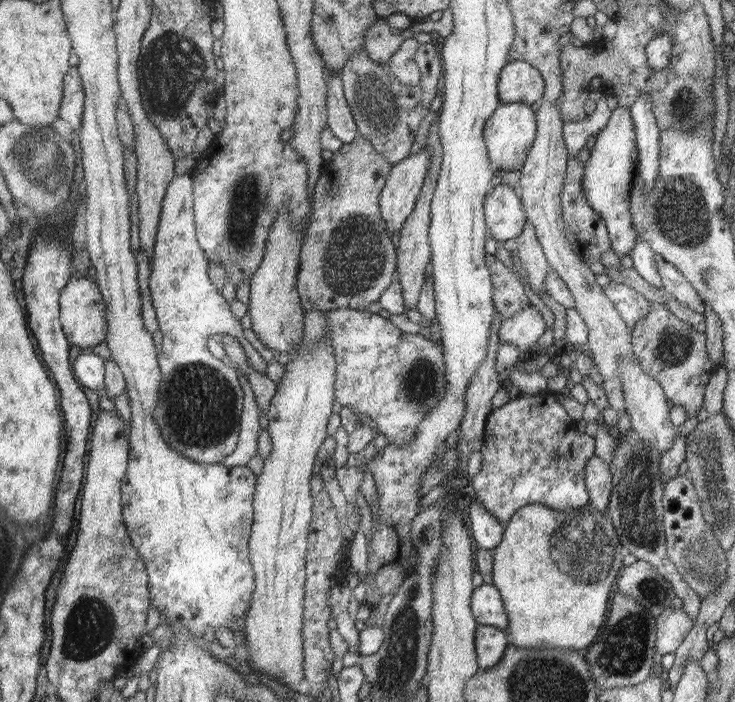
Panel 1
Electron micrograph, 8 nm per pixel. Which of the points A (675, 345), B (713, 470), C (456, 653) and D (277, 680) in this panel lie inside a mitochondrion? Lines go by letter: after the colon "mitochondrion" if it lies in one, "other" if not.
A: mitochondrion
B: mitochondrion
C: other
D: other

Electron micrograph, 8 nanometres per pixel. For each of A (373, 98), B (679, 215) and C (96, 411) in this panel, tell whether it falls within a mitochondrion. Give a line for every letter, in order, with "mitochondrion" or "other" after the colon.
A: mitochondrion
B: mitochondrion
C: other

